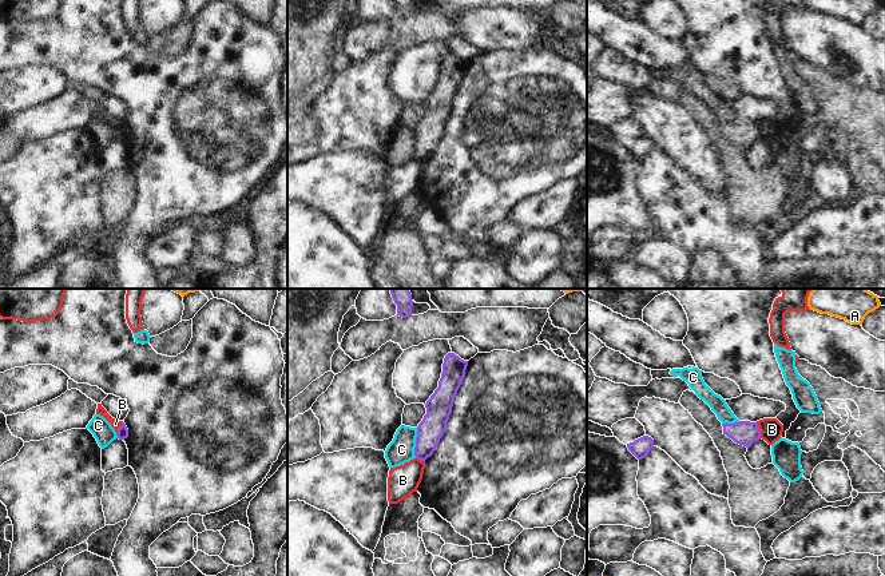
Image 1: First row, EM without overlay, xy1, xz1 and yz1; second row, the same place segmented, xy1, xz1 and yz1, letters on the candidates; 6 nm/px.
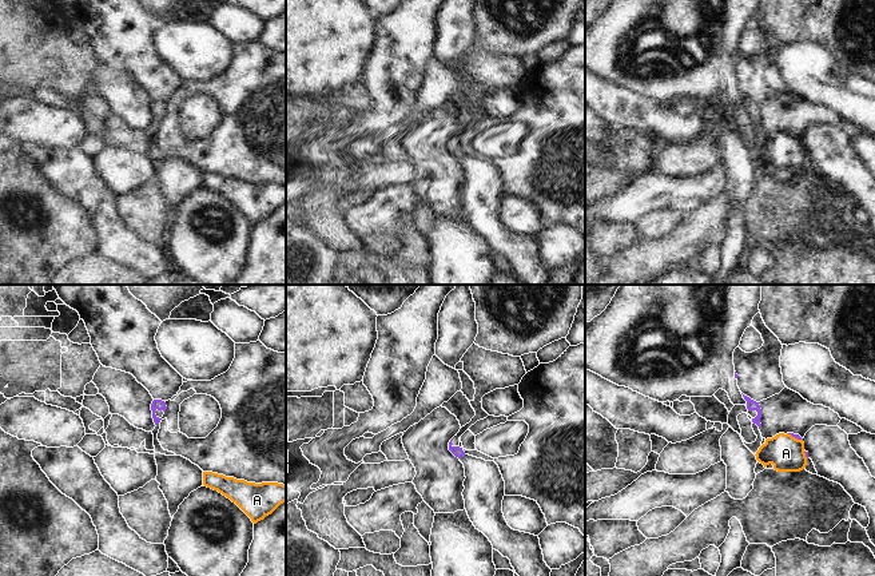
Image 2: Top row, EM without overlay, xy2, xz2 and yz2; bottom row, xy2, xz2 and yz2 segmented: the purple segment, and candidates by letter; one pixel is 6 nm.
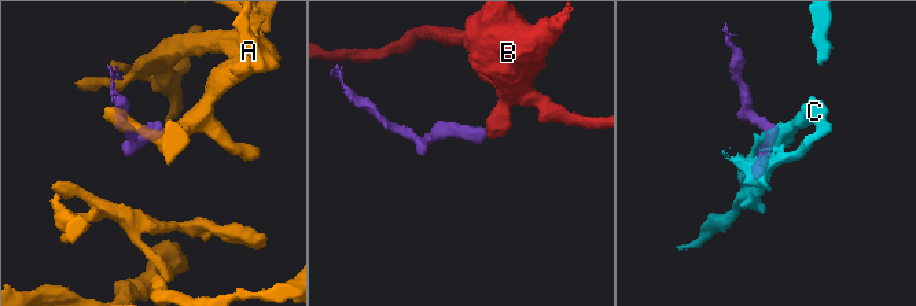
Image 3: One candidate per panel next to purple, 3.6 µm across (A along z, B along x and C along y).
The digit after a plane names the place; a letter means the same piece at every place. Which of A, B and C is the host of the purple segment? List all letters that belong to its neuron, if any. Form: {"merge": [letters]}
{"merge": []}

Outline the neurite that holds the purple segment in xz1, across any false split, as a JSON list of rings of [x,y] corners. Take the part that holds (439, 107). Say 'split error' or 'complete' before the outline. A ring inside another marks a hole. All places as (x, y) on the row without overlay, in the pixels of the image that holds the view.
complete; [[[448,53],[444,59],[438,88],[426,102],[426,115],[417,127],[414,156],[424,163],[433,155],[447,130],[453,102],[465,78],[467,67],[468,61],[461,60],[455,53]]]

